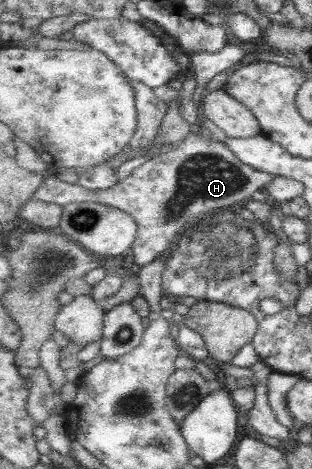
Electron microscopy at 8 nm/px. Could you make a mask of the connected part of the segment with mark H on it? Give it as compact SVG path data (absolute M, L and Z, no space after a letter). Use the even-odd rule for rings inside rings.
M191 133L173 150L158 154L134 168L114 187L91 190L52 176L42 182L35 199L62 206L96 202L126 210L139 226L132 253L135 263L143 266L168 252L182 233L198 227L212 213L235 208L238 203L250 200L256 191L265 192L274 178L275 175L243 162L225 141L202 140L198 133Z

